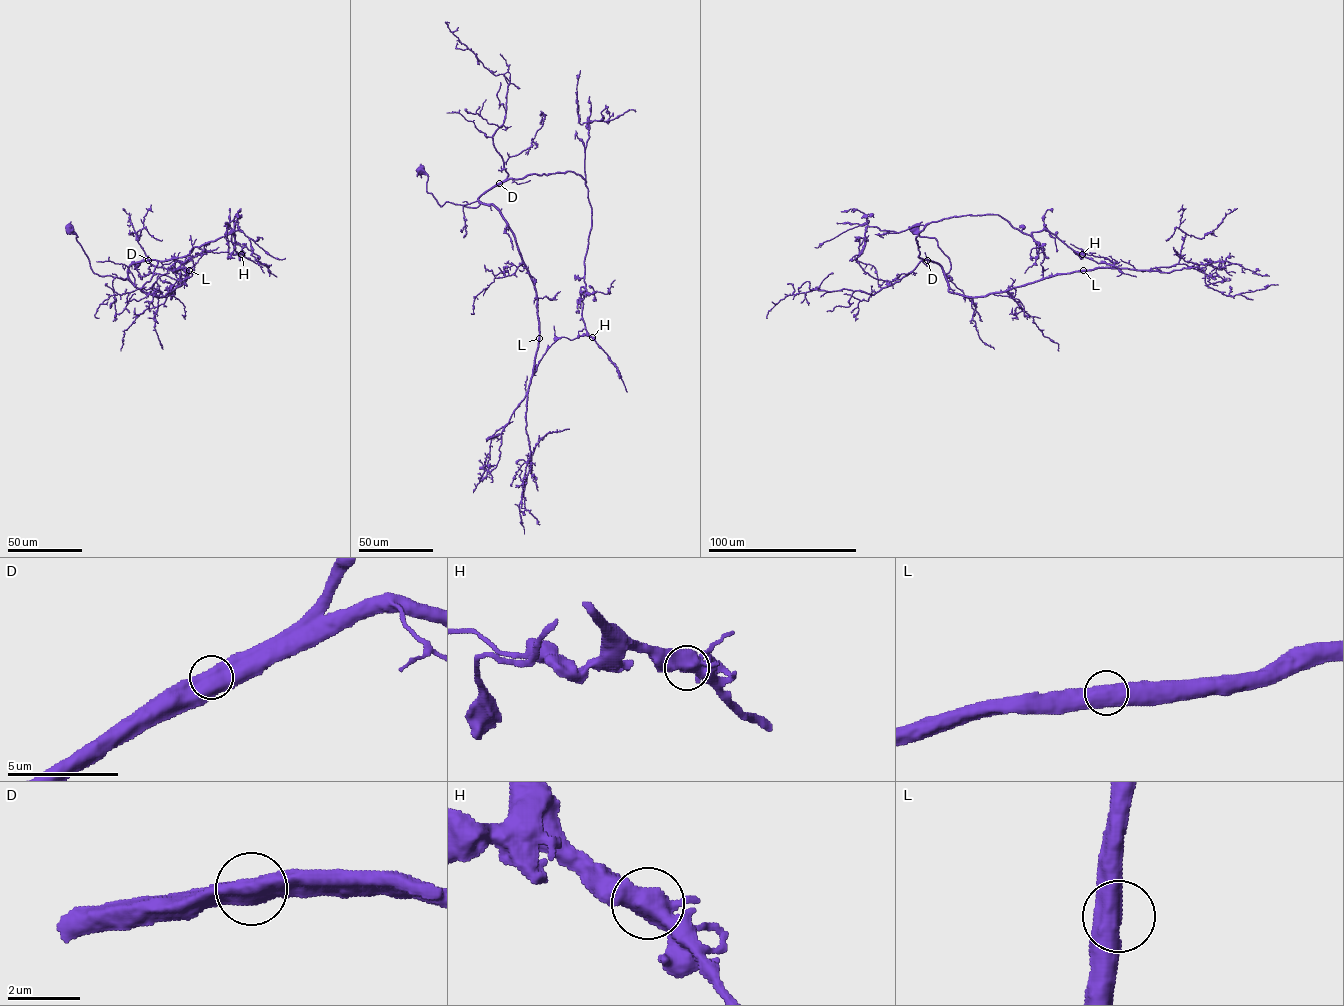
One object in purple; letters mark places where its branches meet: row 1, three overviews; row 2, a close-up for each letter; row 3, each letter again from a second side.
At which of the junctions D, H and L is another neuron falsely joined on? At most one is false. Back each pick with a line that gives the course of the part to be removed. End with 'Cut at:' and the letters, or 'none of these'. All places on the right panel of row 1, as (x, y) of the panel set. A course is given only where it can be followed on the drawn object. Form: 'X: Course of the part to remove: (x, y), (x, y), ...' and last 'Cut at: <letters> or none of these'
Cut at: none of these

